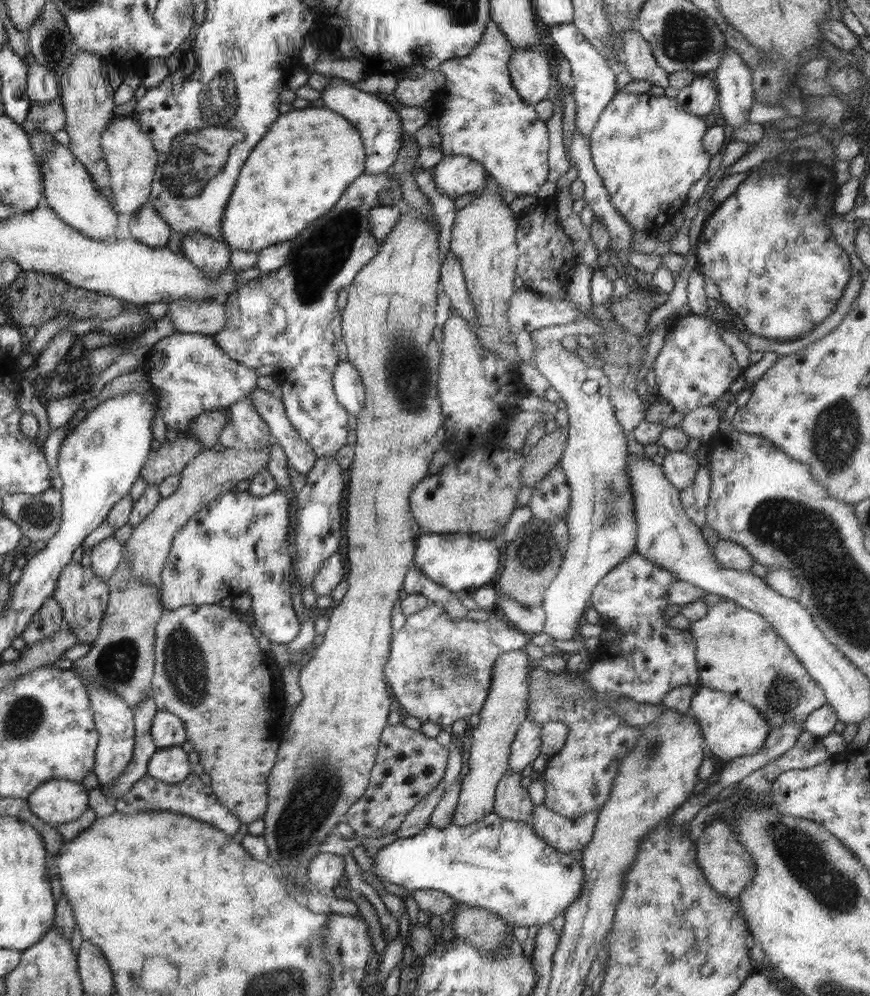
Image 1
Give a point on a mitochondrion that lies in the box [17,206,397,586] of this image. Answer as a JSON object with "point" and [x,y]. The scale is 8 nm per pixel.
{"point":[39,516]}

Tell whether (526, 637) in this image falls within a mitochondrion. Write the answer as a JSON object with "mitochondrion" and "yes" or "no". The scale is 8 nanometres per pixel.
{"mitochondrion":"no"}

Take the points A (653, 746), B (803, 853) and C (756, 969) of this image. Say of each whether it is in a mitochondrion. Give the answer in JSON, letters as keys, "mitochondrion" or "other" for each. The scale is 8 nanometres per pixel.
{"A":"mitochondrion","B":"mitochondrion","C":"other"}

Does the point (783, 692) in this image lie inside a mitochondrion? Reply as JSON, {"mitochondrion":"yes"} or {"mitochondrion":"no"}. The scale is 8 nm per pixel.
{"mitochondrion":"yes"}

